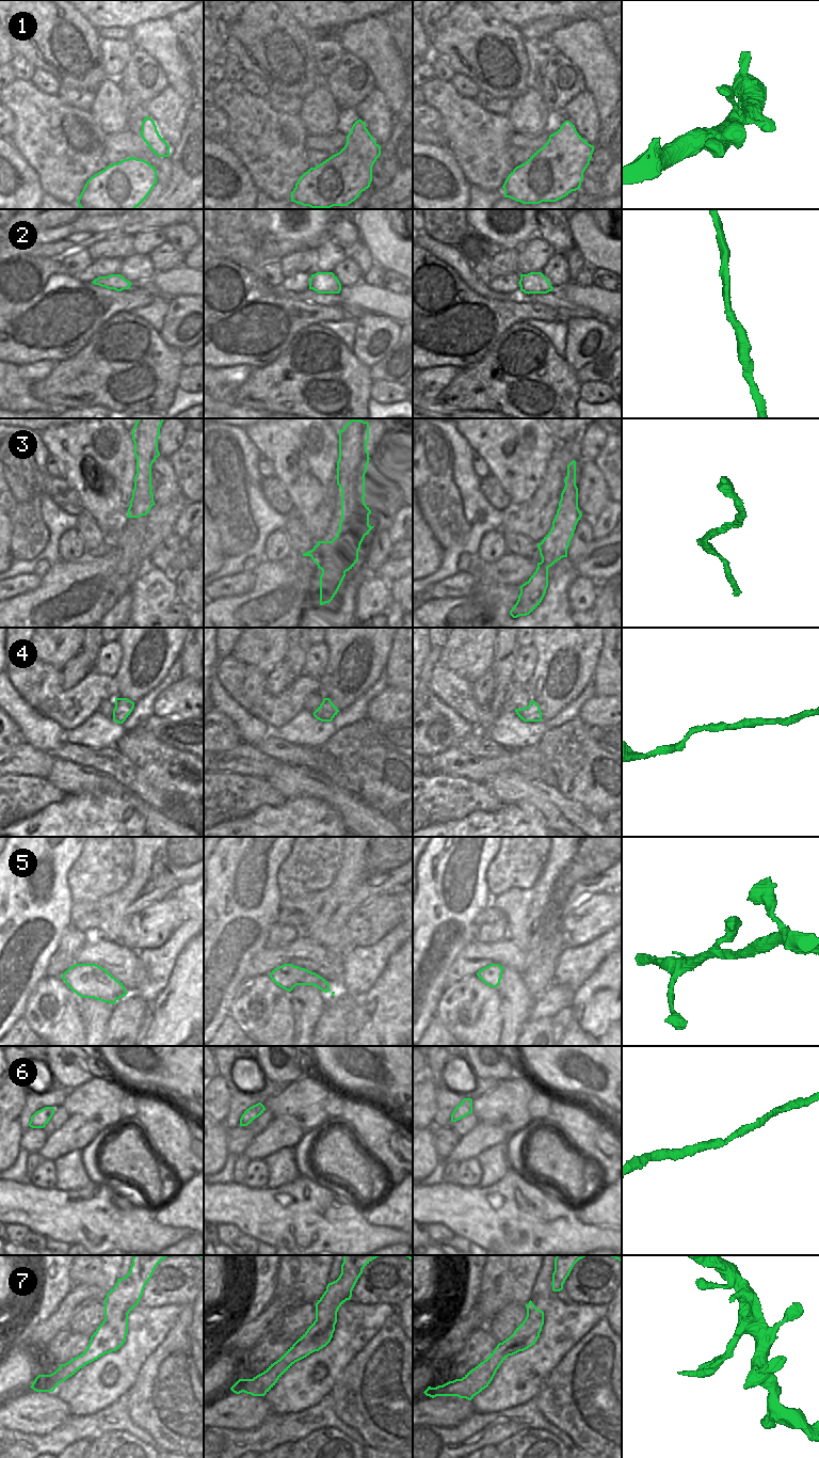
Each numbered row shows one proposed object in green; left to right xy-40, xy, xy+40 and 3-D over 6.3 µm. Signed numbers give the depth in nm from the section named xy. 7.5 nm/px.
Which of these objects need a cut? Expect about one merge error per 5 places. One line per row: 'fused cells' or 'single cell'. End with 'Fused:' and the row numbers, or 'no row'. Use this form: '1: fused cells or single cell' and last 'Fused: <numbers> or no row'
1: single cell
2: single cell
3: single cell
4: single cell
5: single cell
6: single cell
7: single cell
Fused: no row

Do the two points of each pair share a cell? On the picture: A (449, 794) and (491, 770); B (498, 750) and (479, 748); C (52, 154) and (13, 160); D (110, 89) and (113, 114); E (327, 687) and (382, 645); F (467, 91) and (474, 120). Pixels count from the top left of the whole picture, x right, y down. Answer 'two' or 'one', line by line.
A: two
B: one
C: two
D: one
E: one
F: two

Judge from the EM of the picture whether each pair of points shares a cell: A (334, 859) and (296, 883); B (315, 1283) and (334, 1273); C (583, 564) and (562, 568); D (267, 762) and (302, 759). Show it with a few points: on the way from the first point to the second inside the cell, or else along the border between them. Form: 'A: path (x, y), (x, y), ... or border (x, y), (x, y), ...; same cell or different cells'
A: path (324, 862), (317, 862), (306, 873); same cell
B: border (331, 1266), (327, 1282); different cells
C: border (573, 565), (578, 574); different cells
D: border (257, 747), (282, 763); different cells

